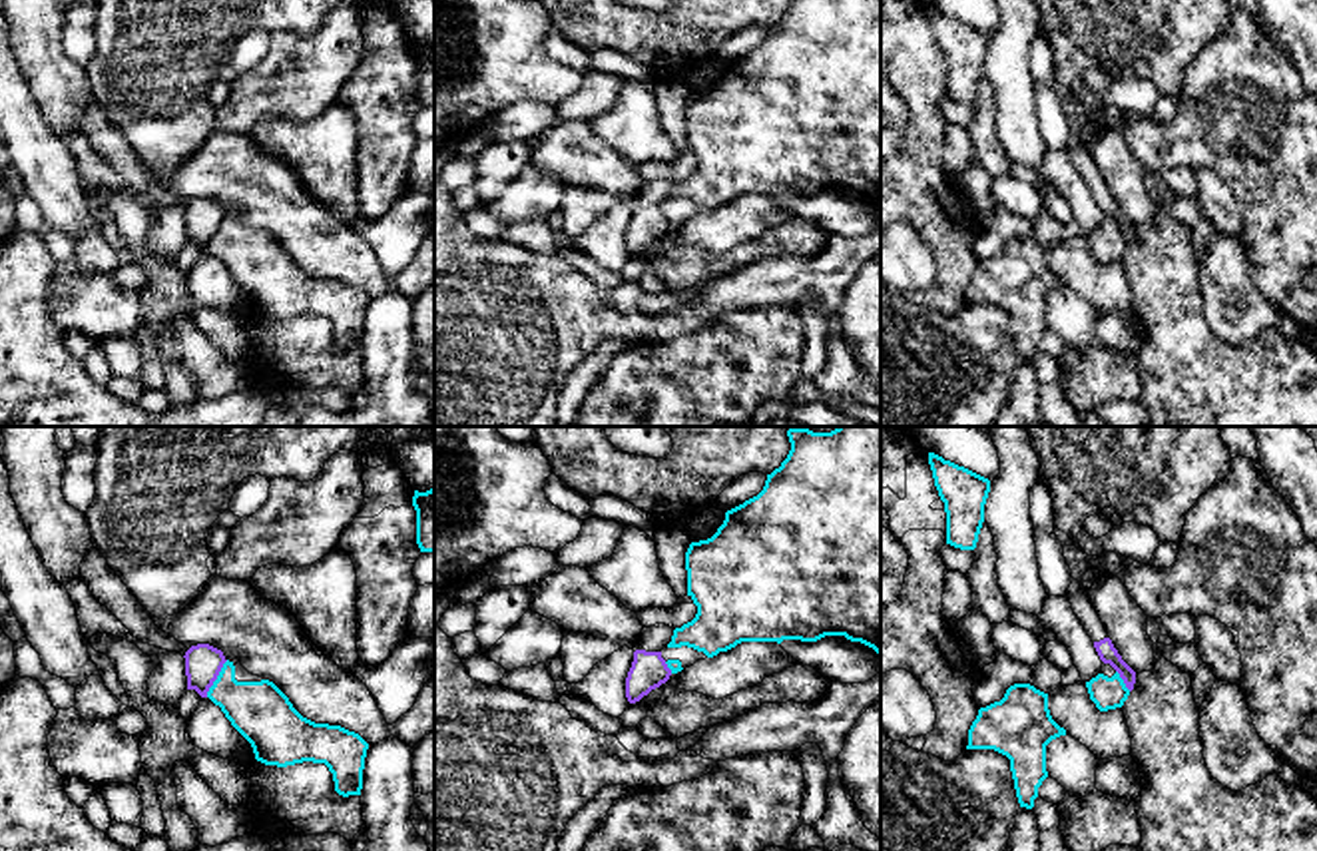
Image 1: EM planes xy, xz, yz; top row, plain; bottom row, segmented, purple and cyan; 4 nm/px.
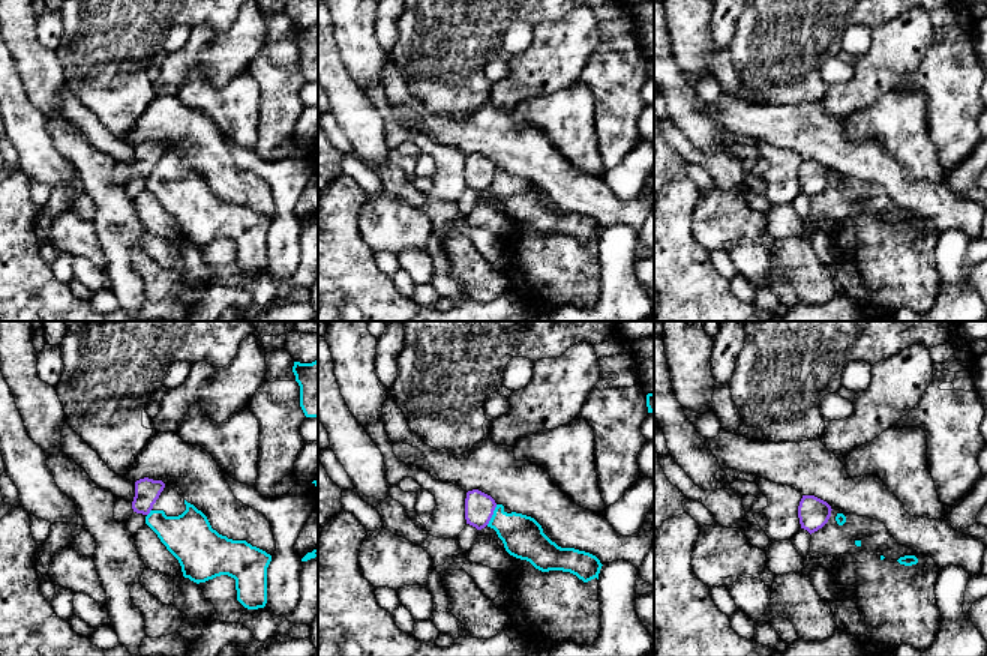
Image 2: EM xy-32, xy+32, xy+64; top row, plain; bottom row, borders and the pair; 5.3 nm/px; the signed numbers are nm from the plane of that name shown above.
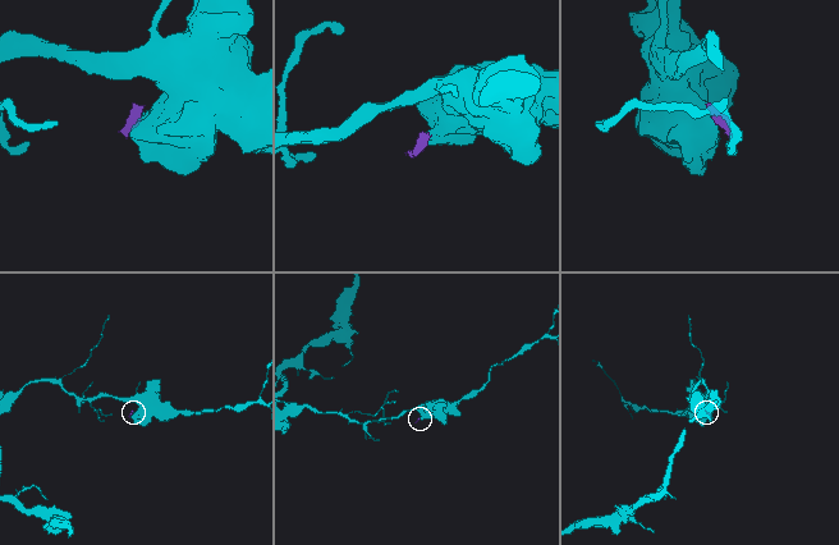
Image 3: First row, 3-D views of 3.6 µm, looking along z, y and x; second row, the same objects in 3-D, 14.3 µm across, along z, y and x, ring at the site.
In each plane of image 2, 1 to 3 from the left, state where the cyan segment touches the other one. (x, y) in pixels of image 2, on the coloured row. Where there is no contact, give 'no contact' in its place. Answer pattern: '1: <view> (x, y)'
1: xy-32 (149, 512)
2: xy+32 (492, 514)
3: no contact

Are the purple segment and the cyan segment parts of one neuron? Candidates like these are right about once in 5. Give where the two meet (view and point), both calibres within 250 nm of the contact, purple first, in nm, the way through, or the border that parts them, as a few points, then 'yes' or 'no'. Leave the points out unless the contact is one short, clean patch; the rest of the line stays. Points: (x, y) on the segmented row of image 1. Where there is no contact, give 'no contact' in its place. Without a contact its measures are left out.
xy (216, 678) | 150/240 nm | along xy (228, 660), (206, 696) | no

